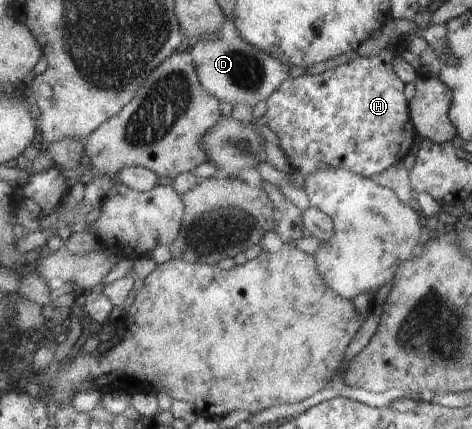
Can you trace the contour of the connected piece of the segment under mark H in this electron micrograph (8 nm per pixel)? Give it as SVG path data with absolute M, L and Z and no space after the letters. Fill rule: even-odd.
M392 49L366 58L358 55L353 61L334 67L320 75L306 75L282 83L267 100L264 123L276 133L282 150L296 171L304 177L320 169L343 168L361 177L373 178L400 164L414 145L417 130L413 125L404 83L394 71Z

